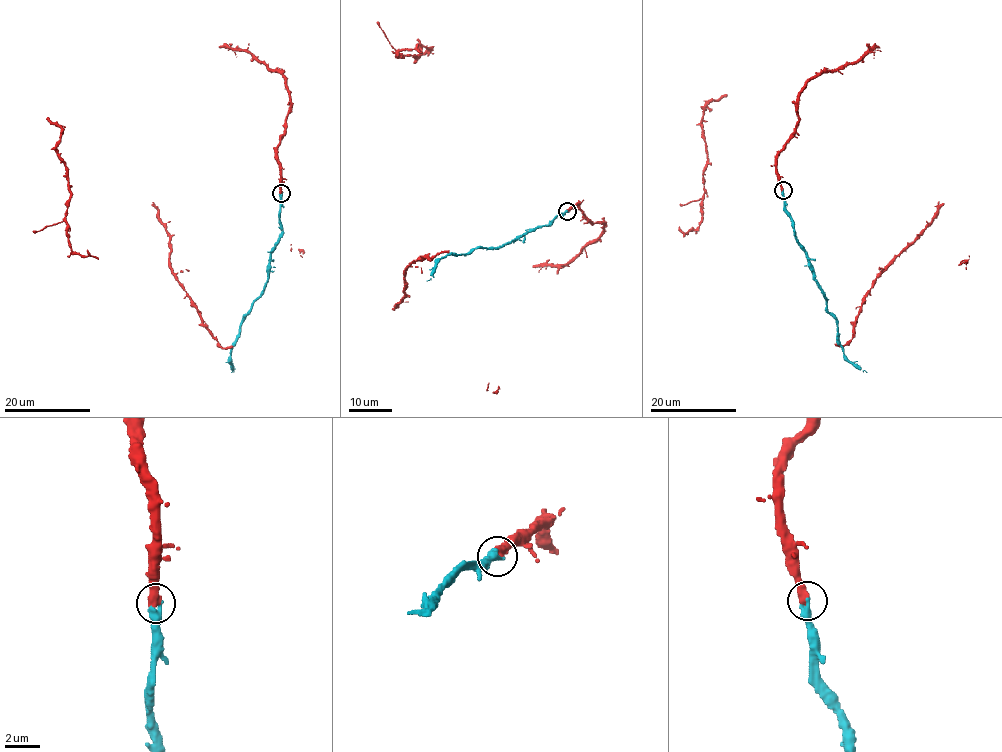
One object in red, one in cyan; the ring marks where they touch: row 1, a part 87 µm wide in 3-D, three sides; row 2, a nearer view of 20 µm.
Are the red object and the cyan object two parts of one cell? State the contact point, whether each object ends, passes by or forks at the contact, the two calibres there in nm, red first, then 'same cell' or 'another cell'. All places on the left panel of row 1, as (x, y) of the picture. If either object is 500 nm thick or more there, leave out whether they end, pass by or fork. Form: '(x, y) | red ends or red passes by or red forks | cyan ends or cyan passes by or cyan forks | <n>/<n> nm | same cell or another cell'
(281, 193) | red ends | cyan ends | 480/360 nm | same cell

